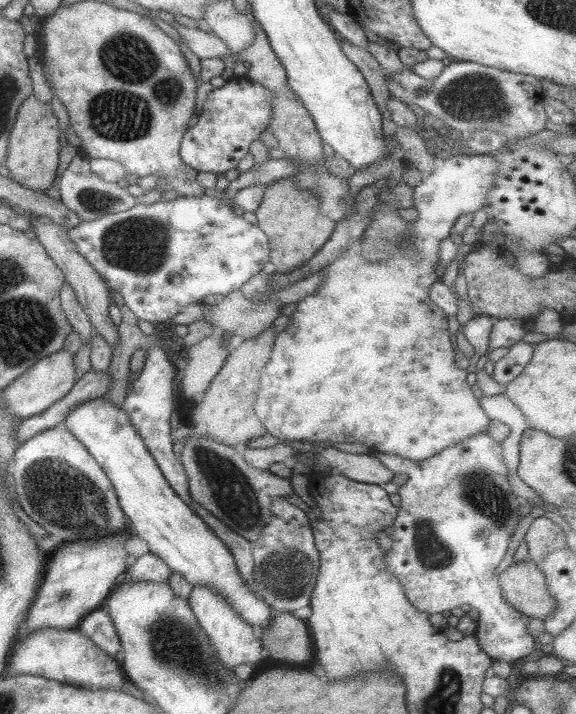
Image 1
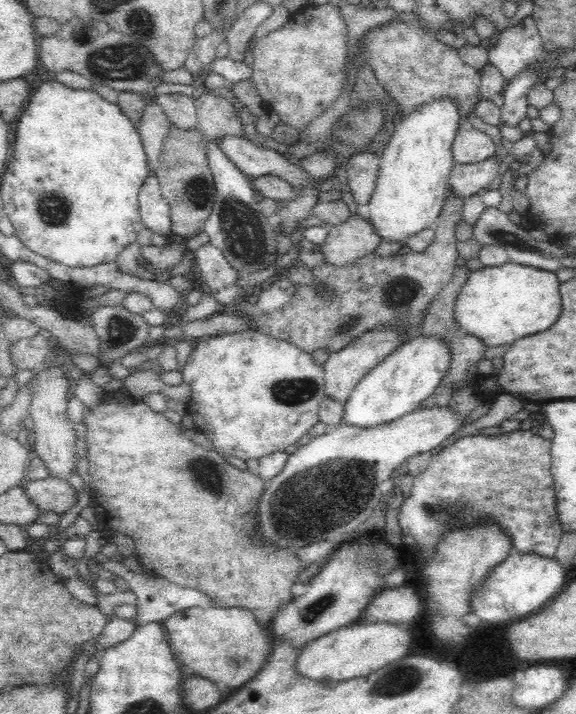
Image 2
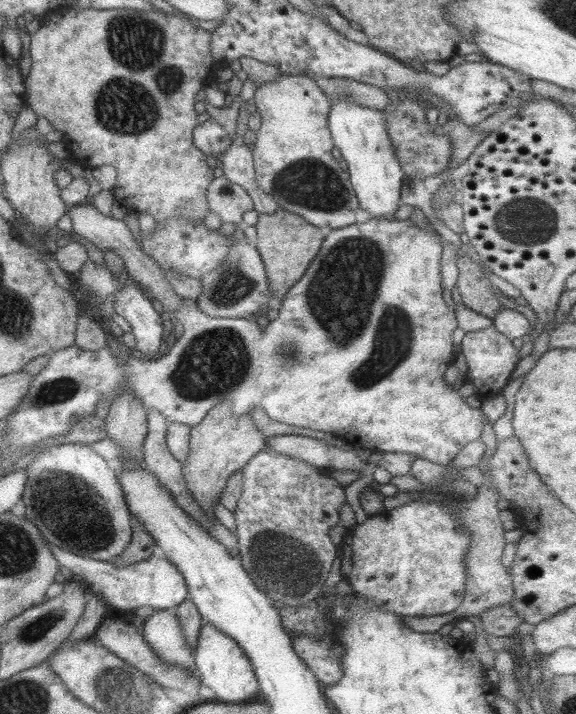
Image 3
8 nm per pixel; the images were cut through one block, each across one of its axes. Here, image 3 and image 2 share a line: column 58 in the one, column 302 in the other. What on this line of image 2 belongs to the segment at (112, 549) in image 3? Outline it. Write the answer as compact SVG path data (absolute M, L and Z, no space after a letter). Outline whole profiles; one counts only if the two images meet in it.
M432 406L414 410L412 414L404 414L404 418L398 418L384 426L358 428L338 424L336 428L330 428L326 434L310 440L306 446L300 446L294 454L290 454L282 472L276 474L270 482L266 482L266 488L258 500L260 536L266 542L272 542L274 546L288 548L292 554L298 554L298 550L308 542L340 542L344 534L352 534L360 530L364 524L368 524L368 520L378 510L378 504L384 498L388 498L388 494L380 490L380 484L388 482L390 474L402 462L408 462L412 456L418 456L422 452L430 452L432 448L448 440L452 434L458 434L458 430L464 428L464 420L464 416L458 416L448 406Z

